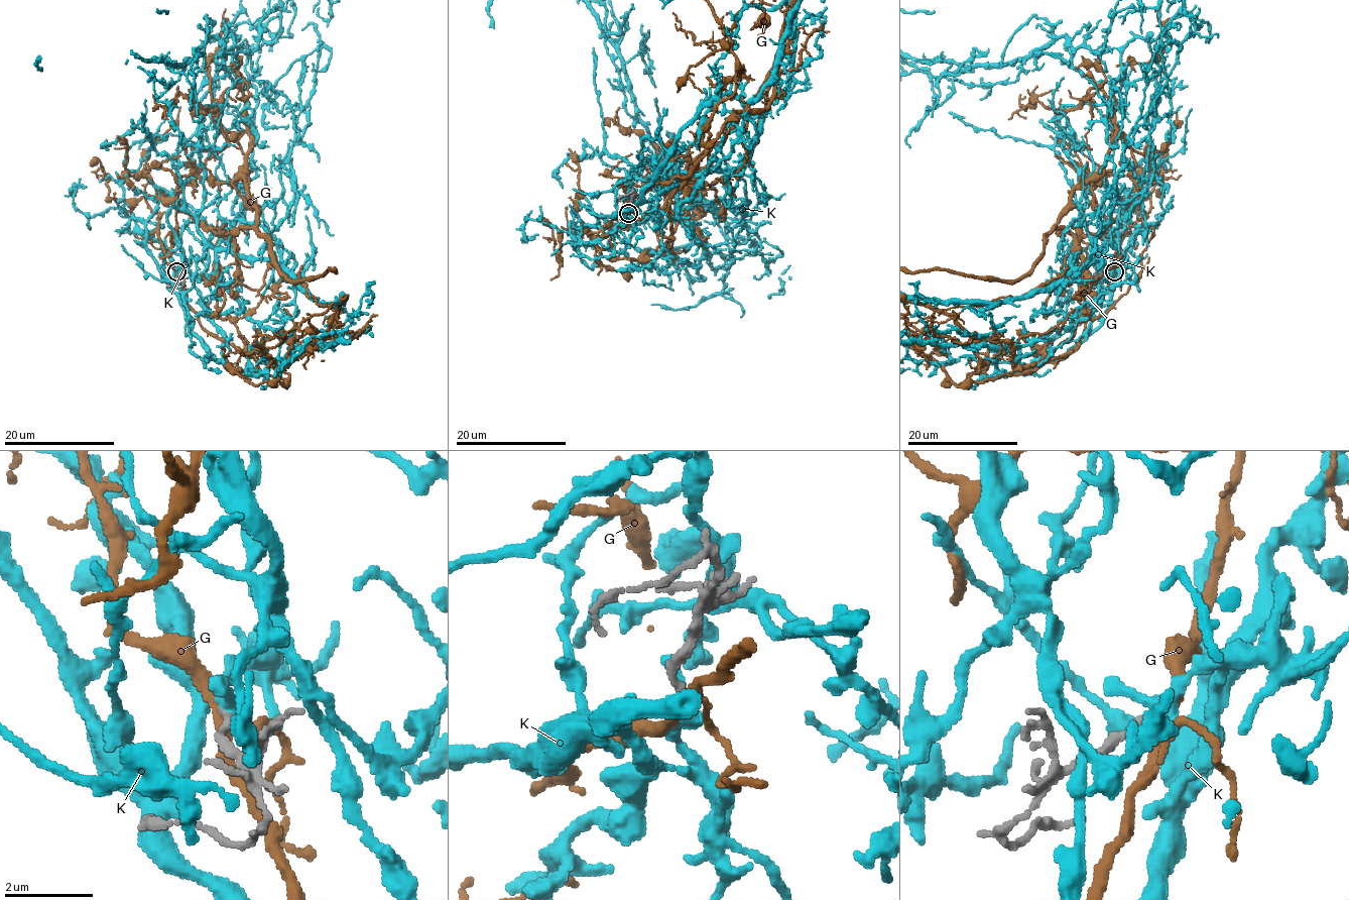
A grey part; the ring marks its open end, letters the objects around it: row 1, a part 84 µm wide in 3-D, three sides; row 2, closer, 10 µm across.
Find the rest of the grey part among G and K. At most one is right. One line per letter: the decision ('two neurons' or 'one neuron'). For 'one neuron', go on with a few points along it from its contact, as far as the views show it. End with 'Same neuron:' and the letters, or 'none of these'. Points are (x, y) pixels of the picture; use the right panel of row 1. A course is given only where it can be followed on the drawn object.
G: two neurons
K: two neurons
Same neuron: none of these

